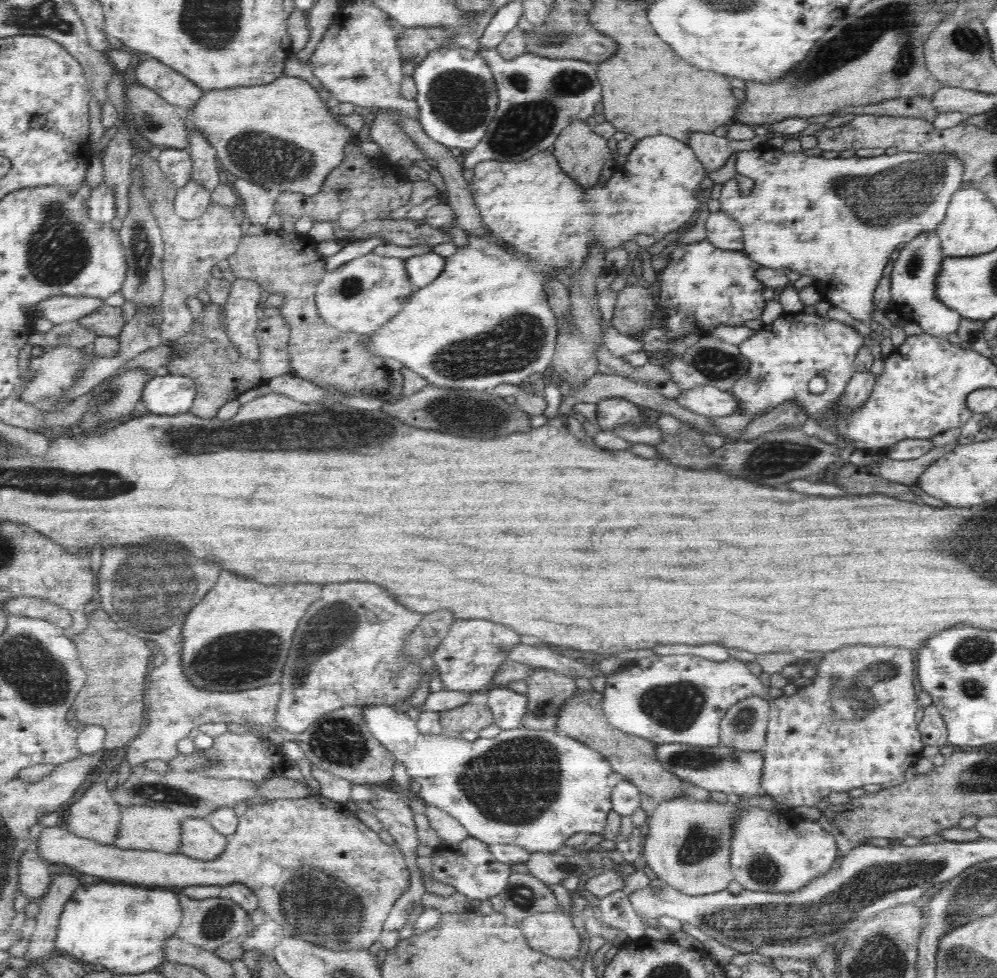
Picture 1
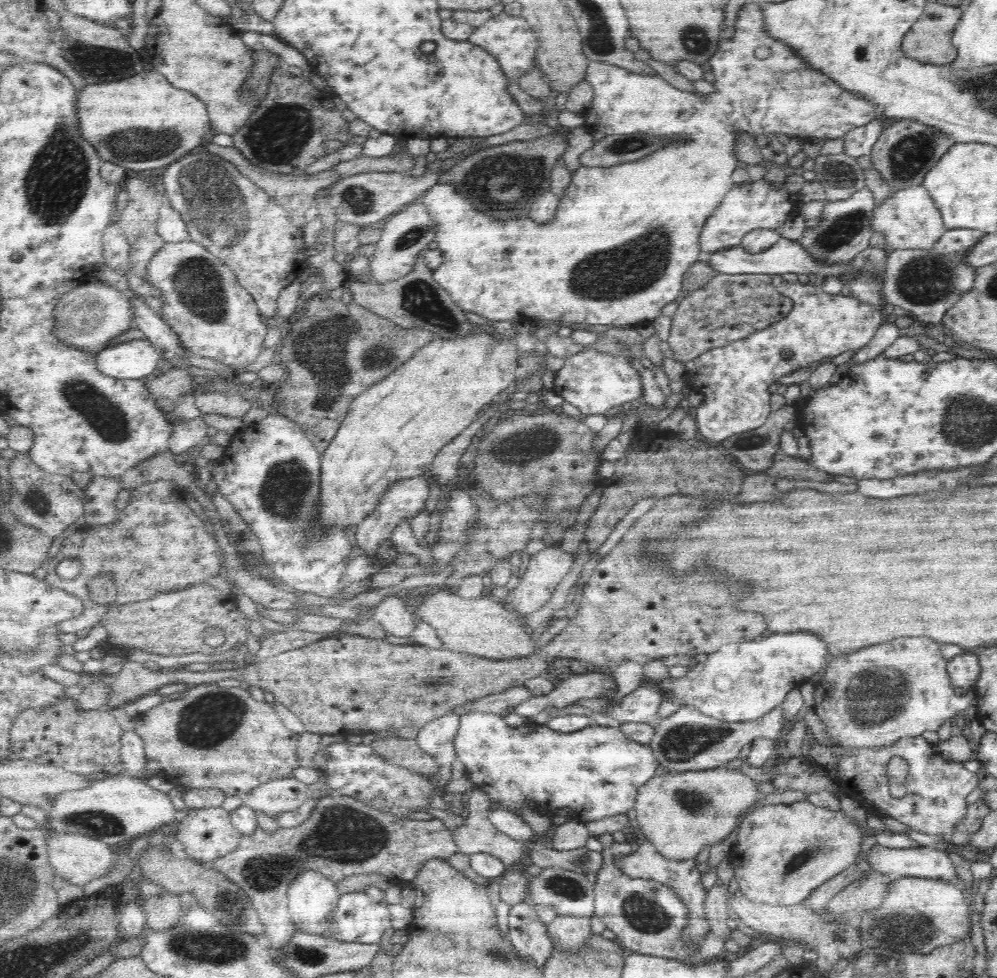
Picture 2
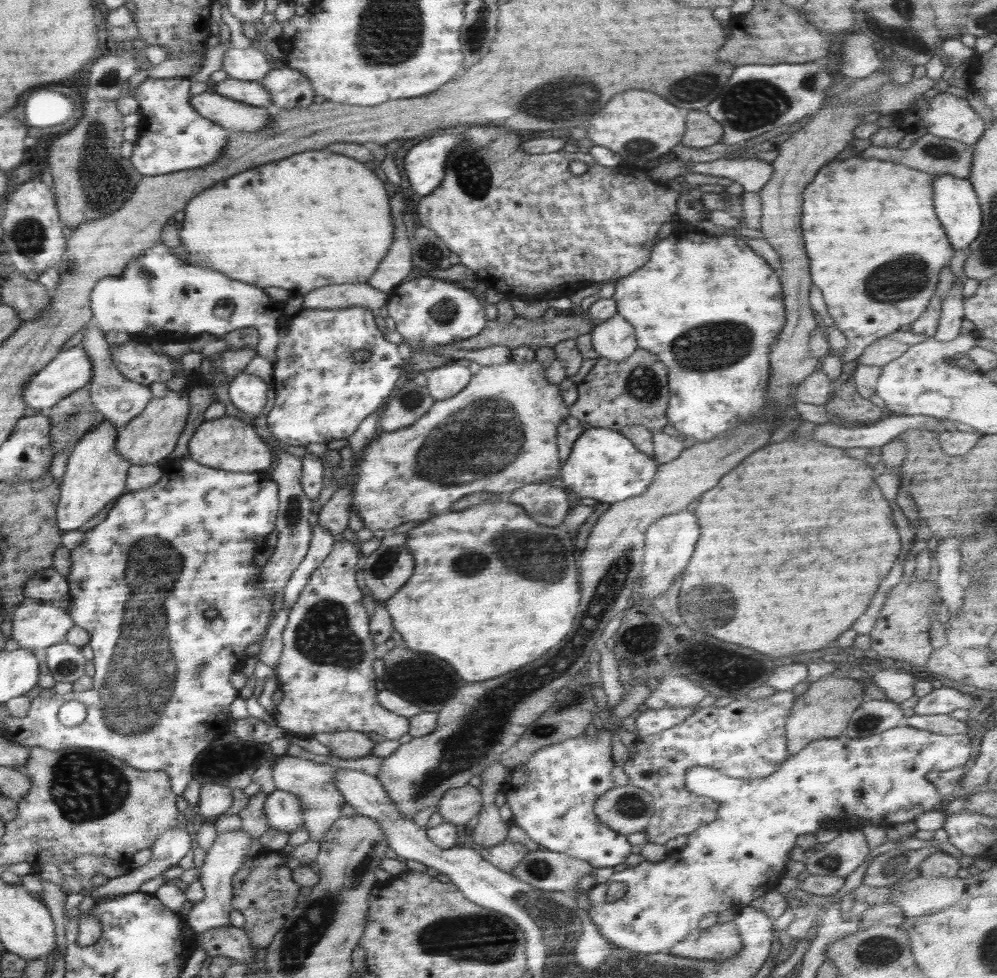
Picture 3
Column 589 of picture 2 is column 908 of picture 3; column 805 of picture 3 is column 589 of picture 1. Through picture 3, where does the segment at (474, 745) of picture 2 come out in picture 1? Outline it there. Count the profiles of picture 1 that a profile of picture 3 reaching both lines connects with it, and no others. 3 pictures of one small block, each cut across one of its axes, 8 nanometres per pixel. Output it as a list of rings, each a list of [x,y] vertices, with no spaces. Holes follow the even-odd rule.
[[[368,705],[362,708],[362,717],[370,729],[370,733],[374,735],[392,755],[406,767],[406,775],[410,777],[416,786],[416,796],[423,799],[425,803],[430,803],[453,816],[468,831],[471,837],[478,838],[486,844],[511,844],[521,846],[528,852],[555,852],[564,842],[578,832],[587,832],[590,834],[604,835],[604,826],[606,826],[606,818],[608,812],[613,810],[612,801],[610,800],[612,788],[616,786],[624,778],[622,775],[612,771],[612,765],[608,763],[608,759],[604,759],[600,752],[570,738],[558,734],[554,730],[528,730],[522,726],[510,730],[502,730],[494,738],[478,737],[470,742],[459,735],[441,732],[439,735],[422,734],[417,727],[416,720],[410,719],[406,712],[400,712],[390,705]]]

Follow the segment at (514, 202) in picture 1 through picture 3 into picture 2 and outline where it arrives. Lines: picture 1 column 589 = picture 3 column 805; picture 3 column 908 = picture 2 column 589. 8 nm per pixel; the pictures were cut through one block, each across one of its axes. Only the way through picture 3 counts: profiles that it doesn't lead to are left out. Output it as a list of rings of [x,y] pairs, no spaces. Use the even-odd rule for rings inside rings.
[[[748,1],[745,4],[746,6],[742,5],[742,10],[739,10],[737,13],[738,16],[736,24],[734,24],[732,38],[723,38],[716,52],[707,60],[711,66],[710,70],[714,74],[714,82],[712,84],[716,88],[716,92],[709,94],[692,93],[674,88],[658,74],[634,74],[619,66],[612,66],[605,62],[592,62],[591,60],[588,63],[585,79],[590,84],[593,101],[590,108],[584,112],[584,124],[587,127],[606,134],[648,133],[658,137],[666,134],[666,139],[670,139],[672,136],[684,137],[686,142],[676,143],[674,148],[656,150],[654,154],[648,154],[646,158],[642,158],[638,162],[626,162],[628,168],[620,168],[620,164],[596,168],[581,166],[572,174],[568,191],[559,199],[559,208],[558,212],[555,213],[554,222],[538,226],[530,218],[520,218],[520,220],[504,220],[500,224],[500,220],[492,220],[492,218],[486,218],[486,216],[482,216],[482,213],[476,212],[476,209],[454,189],[454,185],[436,184],[428,193],[424,194],[421,202],[427,207],[429,214],[438,226],[438,232],[436,232],[438,236],[434,238],[434,241],[438,243],[437,248],[444,253],[444,258],[446,258],[440,266],[437,266],[437,270],[433,271],[434,281],[440,284],[451,295],[456,305],[465,311],[474,312],[484,318],[488,318],[490,321],[505,320],[510,322],[510,320],[518,319],[524,323],[525,321],[533,322],[541,319],[546,325],[558,320],[559,322],[572,321],[586,325],[592,324],[592,326],[596,326],[596,324],[638,326],[640,324],[652,323],[656,317],[661,315],[663,306],[678,301],[683,296],[685,270],[688,270],[691,264],[698,261],[700,251],[715,253],[719,250],[738,246],[741,244],[743,236],[748,234],[748,232],[756,229],[776,230],[777,228],[782,228],[785,222],[795,215],[798,205],[797,200],[790,192],[787,192],[785,187],[782,190],[777,190],[777,188],[771,186],[770,182],[764,179],[741,185],[735,185],[732,181],[732,174],[738,168],[739,162],[735,154],[736,132],[745,132],[752,139],[756,139],[758,136],[762,136],[762,134],[768,137],[776,137],[776,134],[786,134],[790,138],[807,140],[815,137],[828,141],[843,138],[850,130],[864,126],[871,120],[874,120],[874,118],[884,118],[884,116],[878,116],[878,109],[876,109],[876,105],[872,101],[868,101],[864,97],[843,89],[838,83],[827,78],[826,74],[814,70],[806,62],[802,62],[800,54],[790,50],[784,42],[776,42],[776,38],[768,35],[766,29],[764,29],[764,13],[762,13],[762,10],[756,4],[750,4]],[[518,248],[520,248],[520,264],[516,264],[516,266],[504,264],[504,260],[506,262],[518,262]]]

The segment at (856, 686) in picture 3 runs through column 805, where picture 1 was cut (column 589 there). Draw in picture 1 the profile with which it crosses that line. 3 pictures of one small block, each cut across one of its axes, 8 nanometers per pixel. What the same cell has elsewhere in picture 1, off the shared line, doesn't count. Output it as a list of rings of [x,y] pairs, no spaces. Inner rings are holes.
[[[579,692],[558,712],[556,732],[568,736],[597,750],[608,763],[612,771],[630,780],[646,794],[654,806],[664,800],[684,797],[684,781],[678,776],[667,772],[664,766],[656,759],[656,743],[646,738],[632,736],[618,730],[609,723],[608,717],[602,710],[603,694],[596,692]]]

